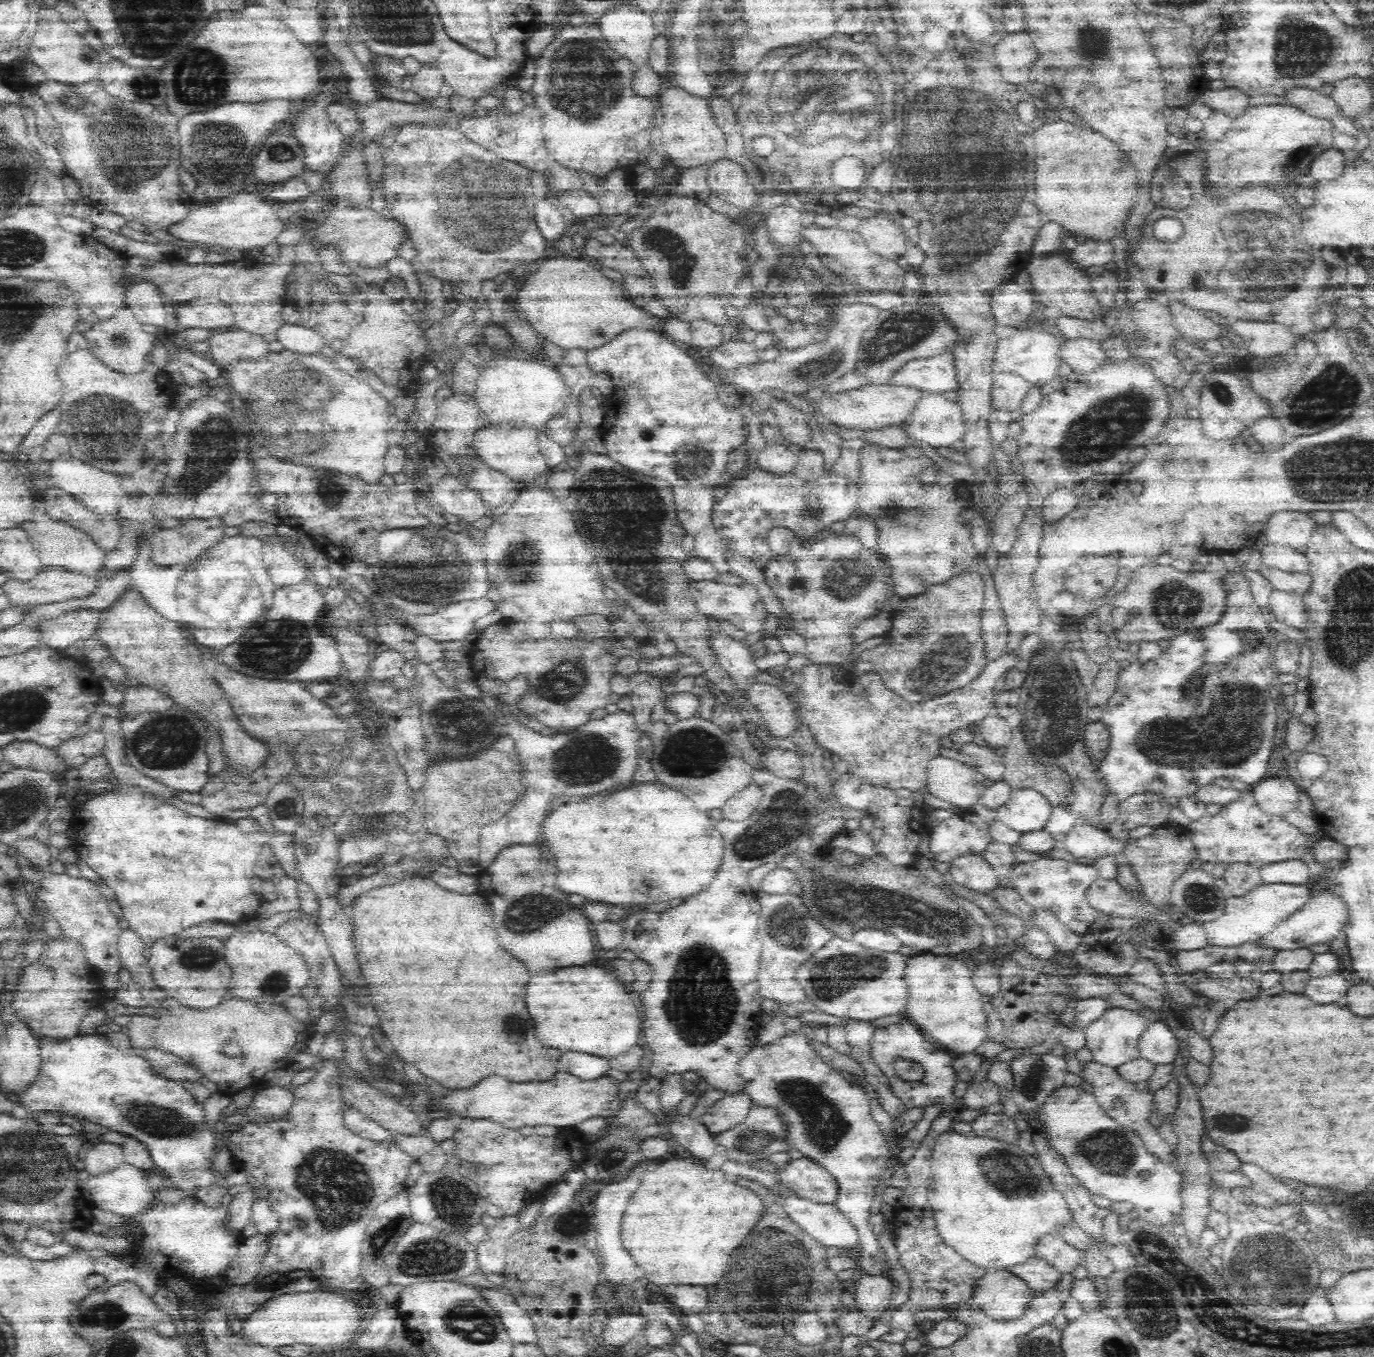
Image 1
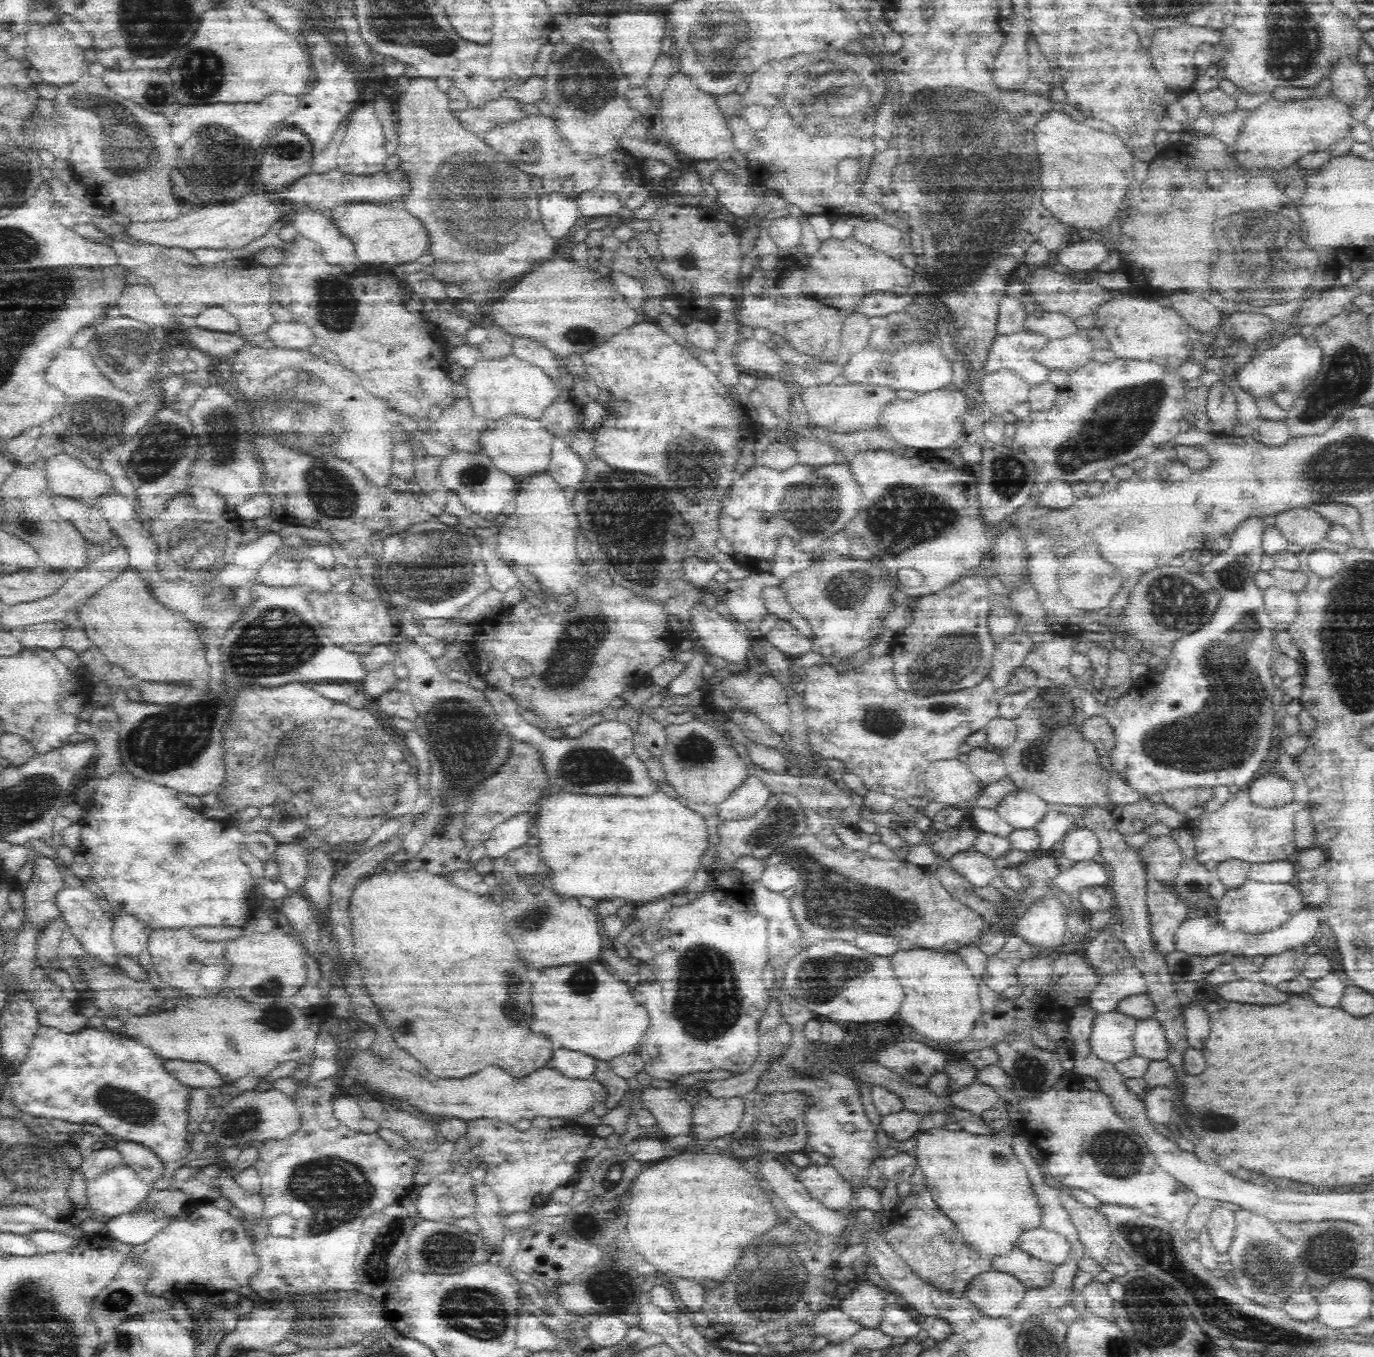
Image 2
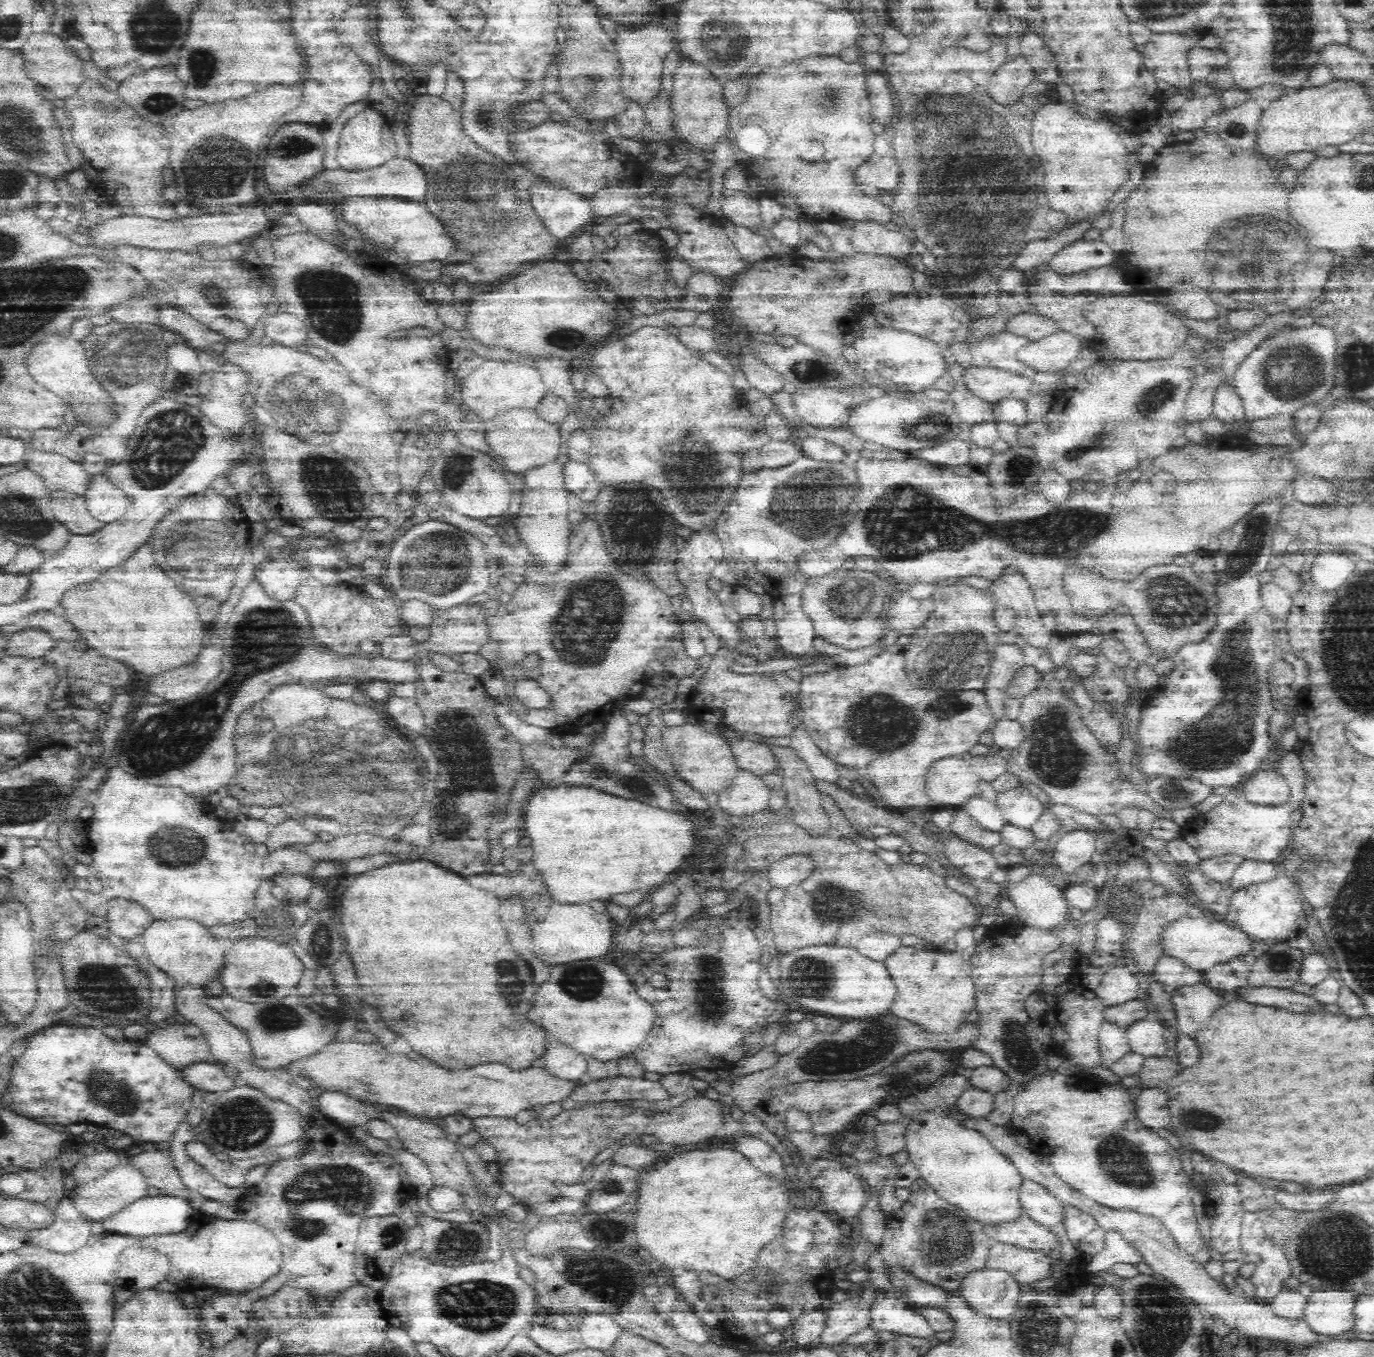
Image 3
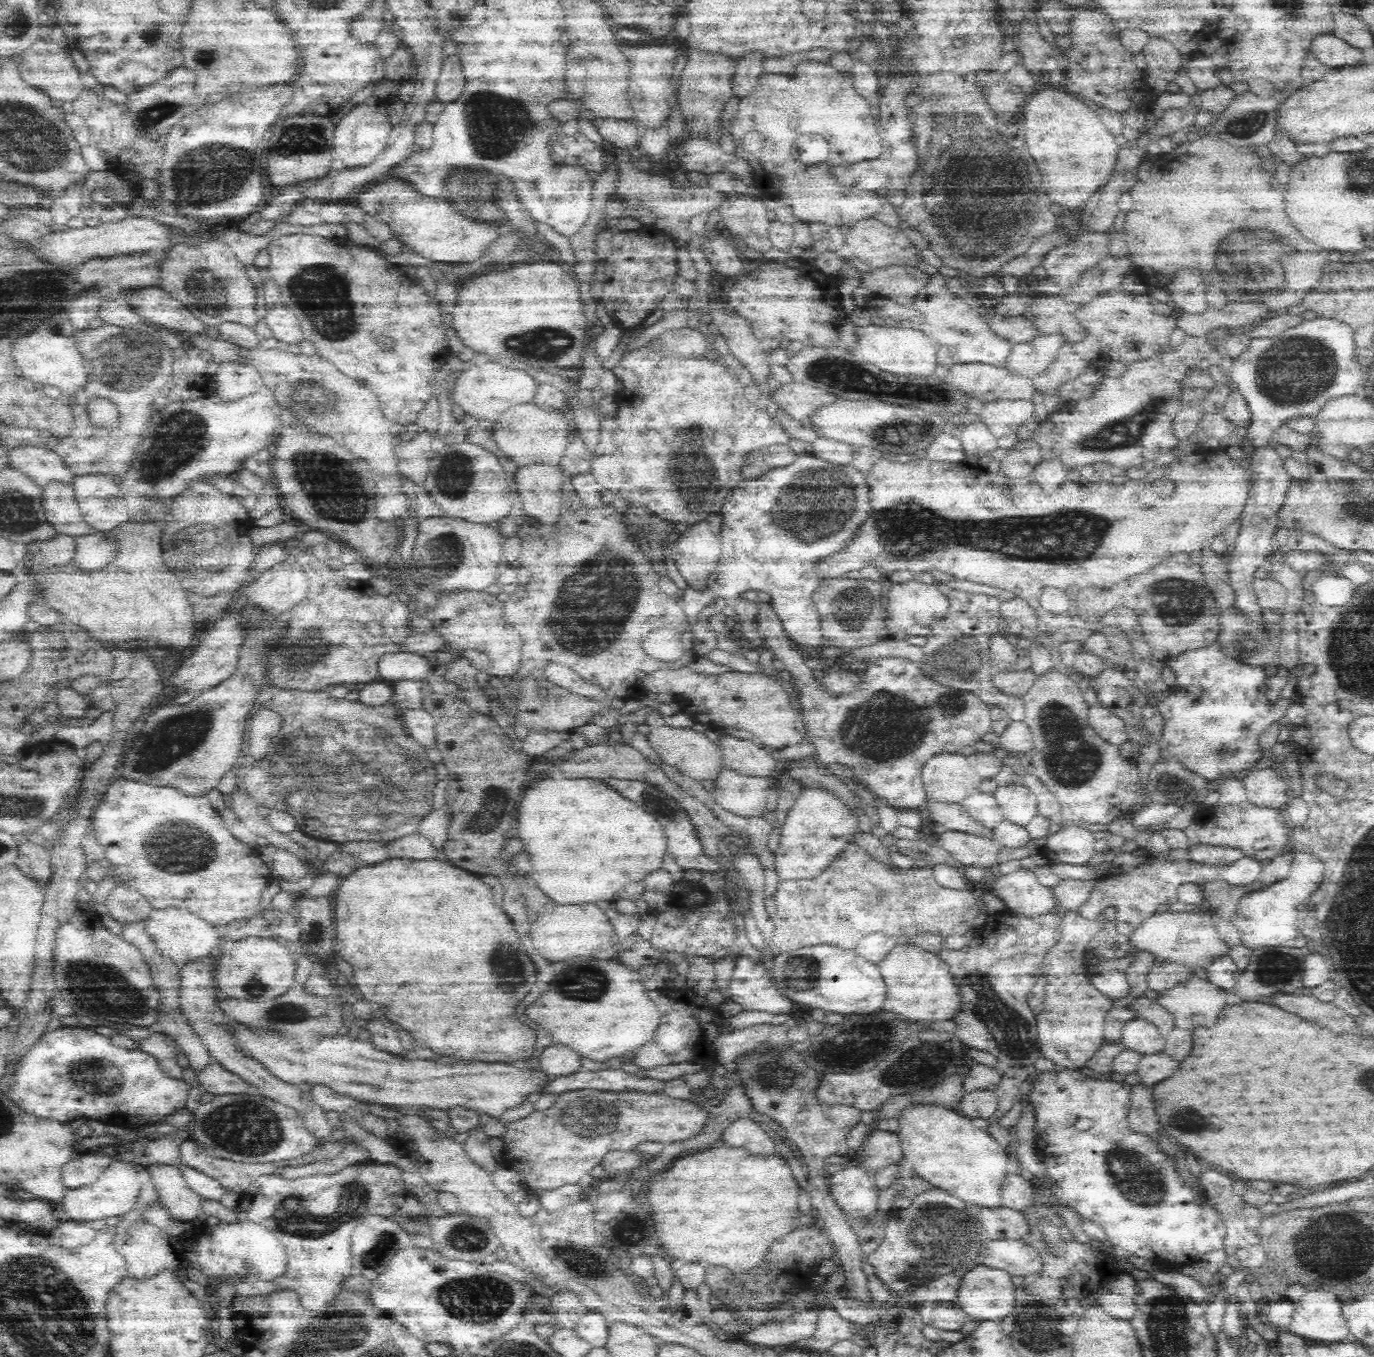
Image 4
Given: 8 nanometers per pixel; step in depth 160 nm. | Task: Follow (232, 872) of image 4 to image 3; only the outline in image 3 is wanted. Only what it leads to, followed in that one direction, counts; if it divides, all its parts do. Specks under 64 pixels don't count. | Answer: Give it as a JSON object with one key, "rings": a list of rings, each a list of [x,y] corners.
{"rings":[[[117,764],[108,770],[106,780],[94,794],[93,808],[93,816],[86,822],[84,840],[92,858],[89,864],[90,875],[100,880],[102,892],[96,894],[89,890],[74,889],[73,895],[94,916],[107,916],[108,901],[111,898],[126,898],[142,904],[154,919],[184,917],[210,928],[232,924],[254,919],[256,892],[264,880],[280,871],[313,876],[316,867],[316,860],[286,846],[270,852],[266,858],[258,858],[248,851],[247,843],[240,834],[234,830],[218,828],[218,816],[214,814],[213,807],[202,799],[184,794],[178,787],[156,786],[126,774]]]}

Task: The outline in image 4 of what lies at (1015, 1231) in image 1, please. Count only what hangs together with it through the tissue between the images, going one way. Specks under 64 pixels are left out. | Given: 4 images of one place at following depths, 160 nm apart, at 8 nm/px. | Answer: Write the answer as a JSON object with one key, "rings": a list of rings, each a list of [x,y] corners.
{"rings":[[[910,1104],[898,1115],[899,1138],[903,1158],[909,1168],[926,1182],[944,1193],[959,1198],[965,1203],[979,1207],[996,1208],[1003,1205],[1001,1201],[1001,1184],[1008,1176],[1006,1151],[986,1131],[986,1128],[974,1126],[972,1120],[963,1116],[956,1109],[937,1106],[936,1104]]]}

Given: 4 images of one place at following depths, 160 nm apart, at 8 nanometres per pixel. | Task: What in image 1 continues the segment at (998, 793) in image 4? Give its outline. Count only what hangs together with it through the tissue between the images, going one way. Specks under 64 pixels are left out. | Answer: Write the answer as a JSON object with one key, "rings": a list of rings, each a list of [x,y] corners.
{"rings":[[[1015,790],[996,811],[1008,828],[1016,832],[1030,832],[1044,828],[1053,807],[1037,790]]]}

